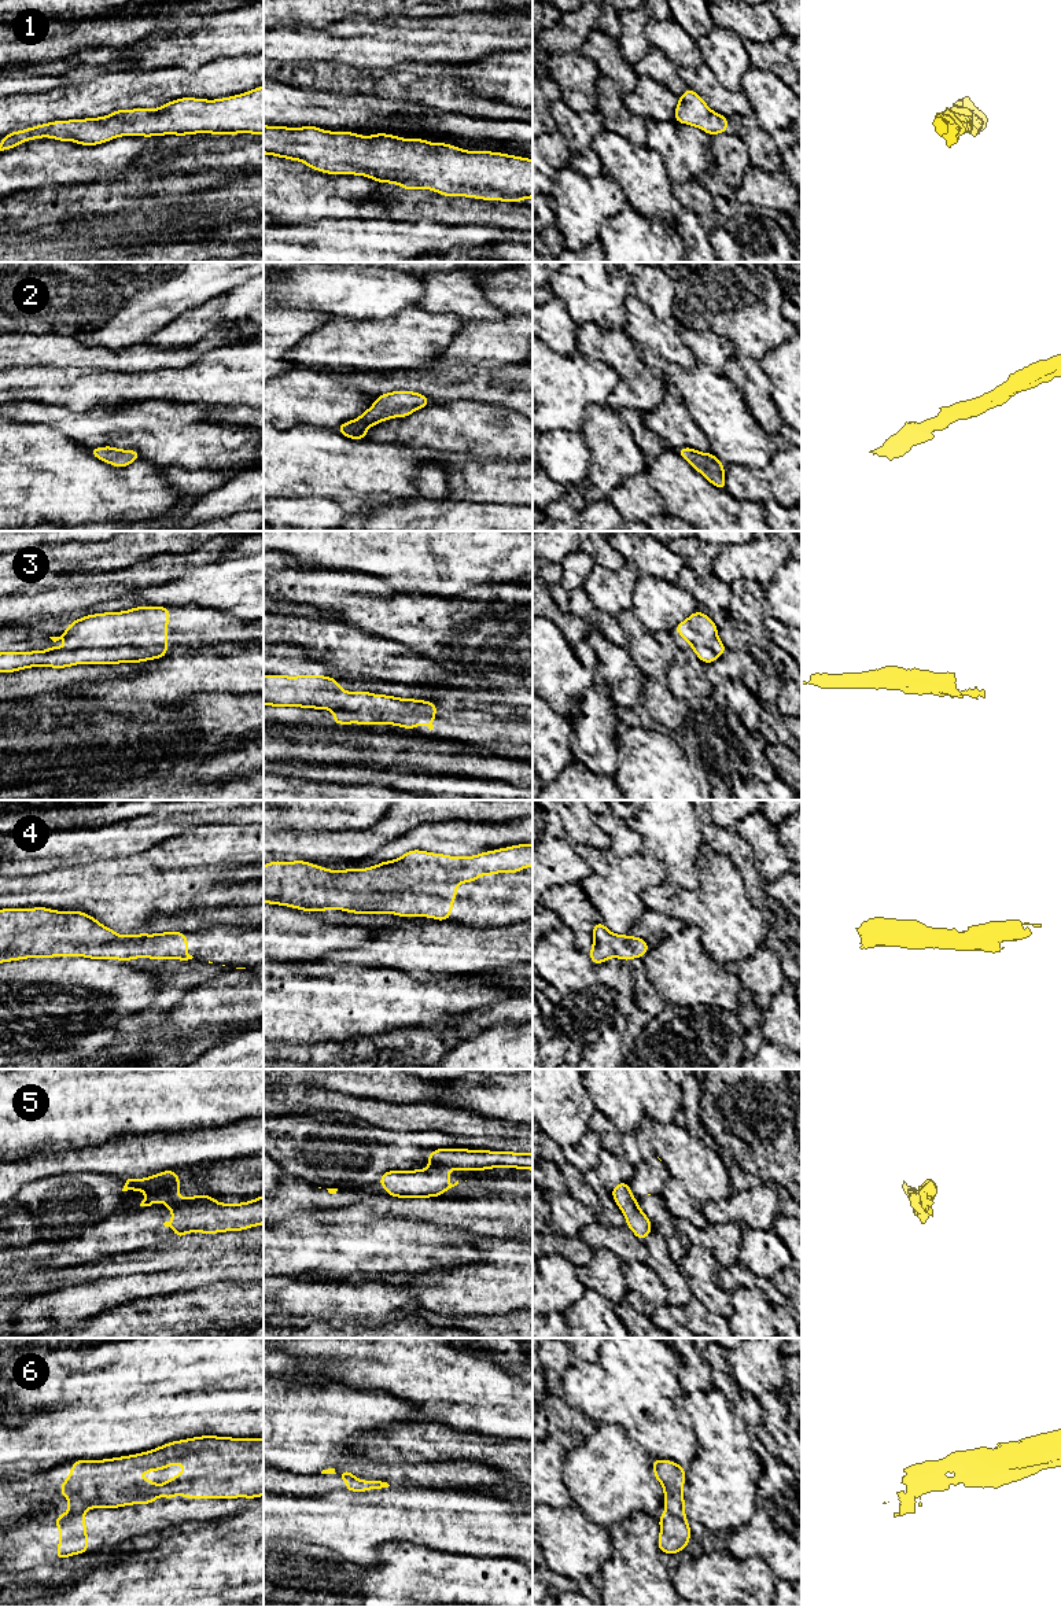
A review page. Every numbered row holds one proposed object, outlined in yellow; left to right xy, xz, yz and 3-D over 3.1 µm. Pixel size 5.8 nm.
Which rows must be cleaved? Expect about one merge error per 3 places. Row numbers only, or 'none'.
5

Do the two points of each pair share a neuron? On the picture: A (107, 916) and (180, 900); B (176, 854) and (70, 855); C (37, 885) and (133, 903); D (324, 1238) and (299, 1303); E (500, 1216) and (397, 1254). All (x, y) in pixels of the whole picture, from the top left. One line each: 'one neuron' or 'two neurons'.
A: one neuron
B: two neurons
C: one neuron
D: two neurons
E: two neurons

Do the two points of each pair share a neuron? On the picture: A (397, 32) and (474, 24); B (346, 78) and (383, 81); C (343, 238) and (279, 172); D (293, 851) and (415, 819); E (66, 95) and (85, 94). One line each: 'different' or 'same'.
A: same
B: same
C: different
D: same
E: same

